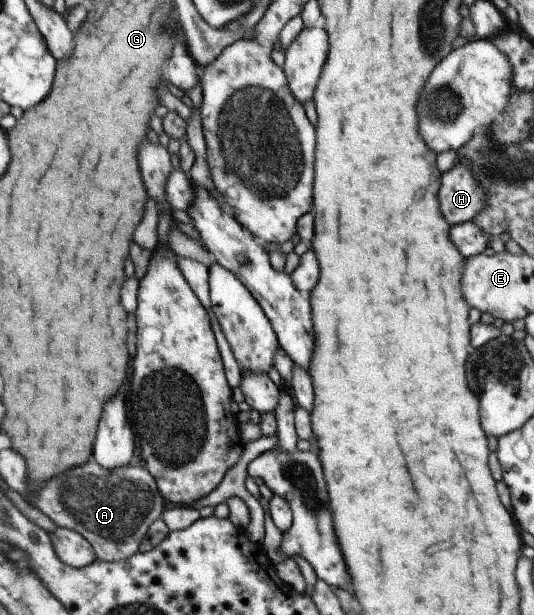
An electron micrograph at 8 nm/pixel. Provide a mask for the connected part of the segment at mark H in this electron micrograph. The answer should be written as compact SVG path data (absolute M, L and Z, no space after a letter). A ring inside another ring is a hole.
M467 159L454 161L453 166L441 175L437 197L441 197L441 217L445 217L449 225L471 222L483 211L487 199L485 189L475 183Z

